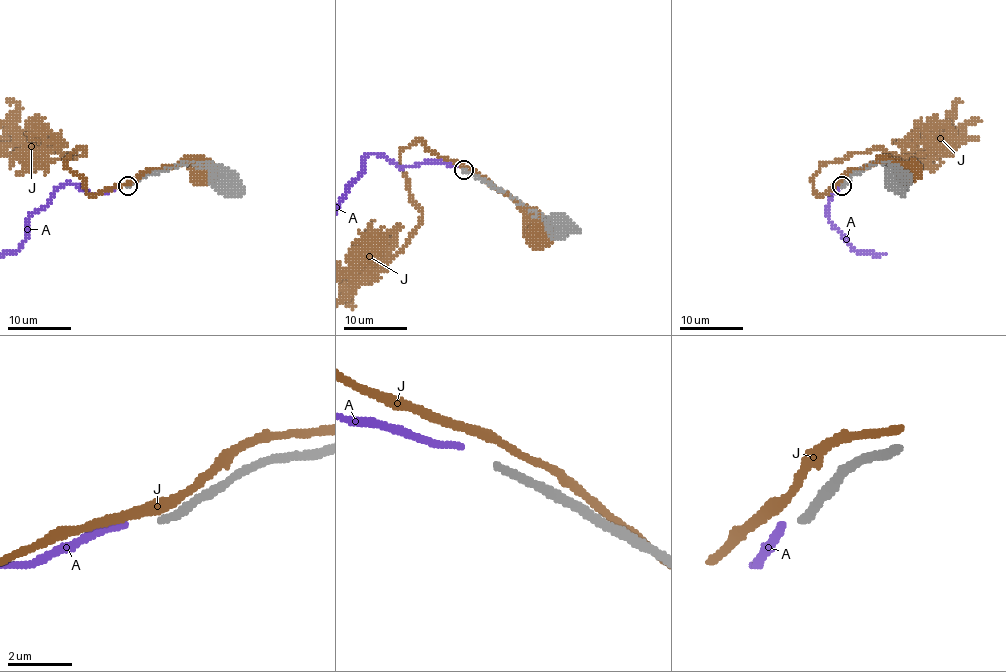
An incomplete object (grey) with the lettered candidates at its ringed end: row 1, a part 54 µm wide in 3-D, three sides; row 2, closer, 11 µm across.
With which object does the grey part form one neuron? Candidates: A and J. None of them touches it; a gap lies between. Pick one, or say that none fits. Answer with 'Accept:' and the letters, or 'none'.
Accept: none

